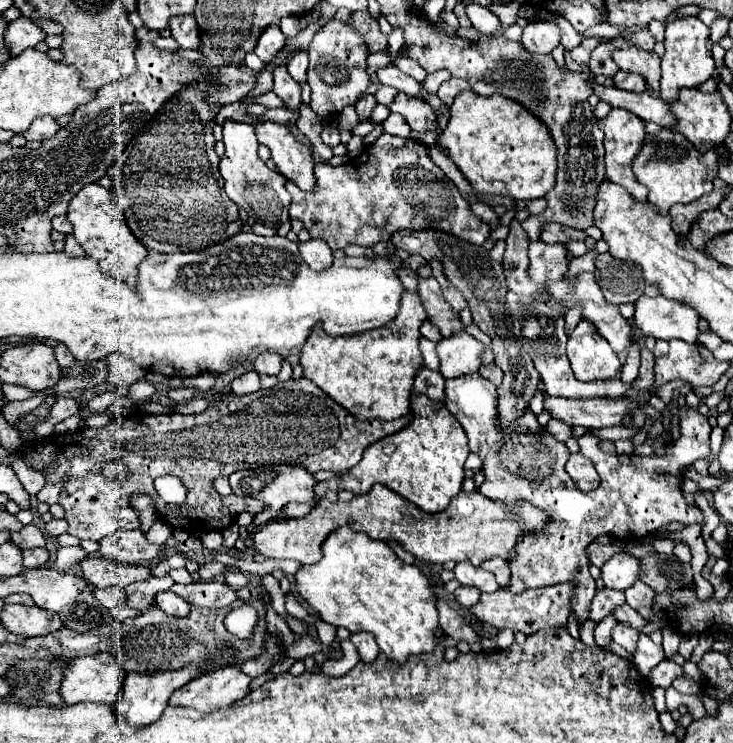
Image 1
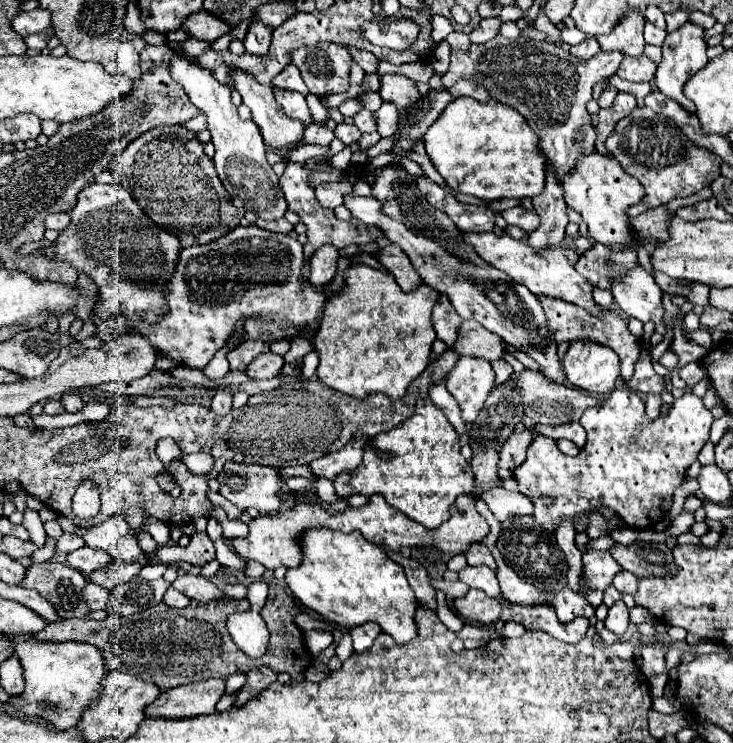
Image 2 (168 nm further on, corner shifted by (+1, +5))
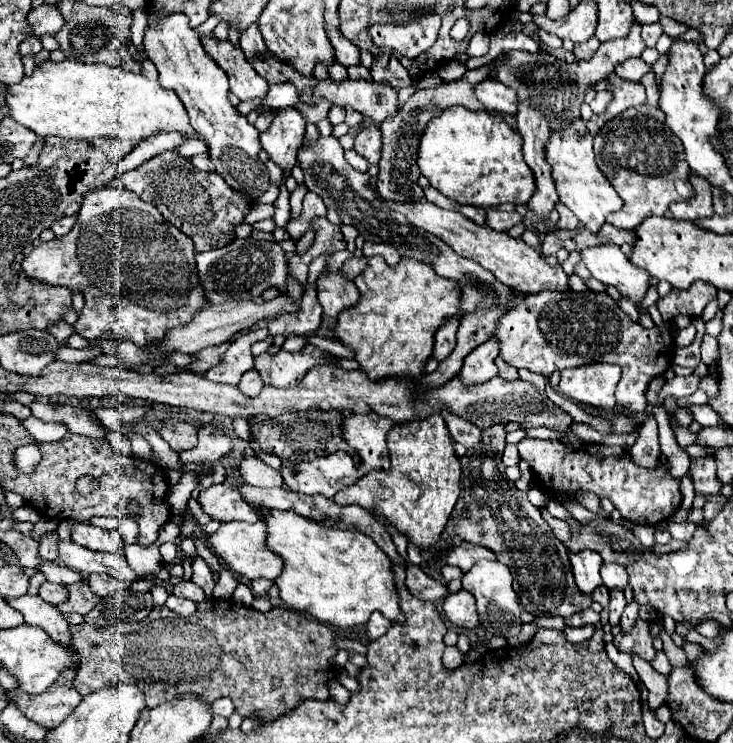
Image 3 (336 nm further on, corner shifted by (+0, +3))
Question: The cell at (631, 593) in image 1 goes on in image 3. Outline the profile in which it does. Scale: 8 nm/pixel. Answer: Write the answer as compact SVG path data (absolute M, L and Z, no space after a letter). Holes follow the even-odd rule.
M604 562L604 564L602 564L602 570L600 570L600 574L602 574L602 582L604 582L608 588L614 588L614 586L618 586L618 588L624 588L624 586L628 584L626 570L624 570L624 566L620 566L620 564Z

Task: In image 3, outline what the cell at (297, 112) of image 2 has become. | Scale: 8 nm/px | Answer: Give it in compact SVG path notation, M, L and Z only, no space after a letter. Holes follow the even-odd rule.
M286 108L280 110L272 126L260 134L262 148L270 154L270 160L282 168L284 180L290 176L296 164L294 152L298 152L298 144L302 142L304 132L306 132L304 116L294 108Z

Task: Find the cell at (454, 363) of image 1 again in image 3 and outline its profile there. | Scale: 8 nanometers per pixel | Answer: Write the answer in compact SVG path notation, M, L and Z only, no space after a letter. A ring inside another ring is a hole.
M696 280L688 290L680 292L680 294L668 294L666 298L658 300L658 310L664 318L664 326L654 326L650 330L638 326L636 322L632 322L618 306L618 302L614 302L608 294L604 292L550 292L550 290L542 290L538 294L530 294L526 296L526 300L522 304L518 304L518 308L512 308L506 316L502 316L502 320L498 322L498 332L494 332L500 340L500 356L514 368L526 368L530 372L542 374L542 376L550 376L552 372L562 372L566 368L576 368L582 364L594 364L594 362L610 362L610 364L618 364L622 368L622 378L616 387L615 399L616 406L620 410L626 410L626 414L638 414L644 412L648 402L646 402L646 390L648 384L656 378L662 376L670 366L672 366L672 350L674 350L674 330L672 330L672 320L676 316L690 316L690 318L698 318L702 314L702 310L706 308L706 304L716 296L716 288L712 284L706 284L704 280Z

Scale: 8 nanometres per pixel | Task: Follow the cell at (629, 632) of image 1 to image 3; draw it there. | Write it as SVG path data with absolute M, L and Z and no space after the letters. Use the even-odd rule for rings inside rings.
M612 588L612 590L610 590L610 624L612 624L612 626L616 626L616 624L620 622L620 616L622 616L624 606L626 606L624 592Z

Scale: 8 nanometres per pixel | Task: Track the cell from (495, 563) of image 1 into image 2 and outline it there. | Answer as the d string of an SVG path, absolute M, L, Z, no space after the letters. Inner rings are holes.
M477 544L473 546L473 550L469 550L467 556L467 564L469 566L489 566L493 570L497 570L497 564L495 564L495 558L491 556L489 548L485 544Z

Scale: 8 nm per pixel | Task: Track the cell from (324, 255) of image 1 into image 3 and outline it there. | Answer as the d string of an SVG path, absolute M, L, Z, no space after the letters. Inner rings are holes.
M348 250L335 252L328 260L326 268L322 270L322 274L318 276L317 298L322 304L324 314L328 314L330 318L336 318L340 312L358 304L358 298L360 298L358 288L354 286L354 282L348 282L340 272L344 262L350 258L352 258L352 252Z

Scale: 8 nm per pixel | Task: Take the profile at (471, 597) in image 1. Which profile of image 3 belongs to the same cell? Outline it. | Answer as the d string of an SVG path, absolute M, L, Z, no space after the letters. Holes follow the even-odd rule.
M414 564L406 566L406 588L414 598L430 600L430 602L436 602L448 594L448 588L444 584L432 580Z

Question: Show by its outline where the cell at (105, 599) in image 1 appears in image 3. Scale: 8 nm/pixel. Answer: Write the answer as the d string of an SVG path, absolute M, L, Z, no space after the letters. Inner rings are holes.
M86 582L66 586L66 590L68 590L68 598L56 606L62 614L66 614L66 612L88 614L100 602L100 598L96 594L92 594L92 590Z

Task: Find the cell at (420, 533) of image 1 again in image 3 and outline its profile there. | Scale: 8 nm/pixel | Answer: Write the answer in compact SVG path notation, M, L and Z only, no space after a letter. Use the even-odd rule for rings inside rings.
M258 520L254 524L248 524L248 522L220 524L218 532L214 532L206 538L206 546L214 548L214 554L218 558L222 558L224 564L228 566L228 570L234 572L236 576L242 576L248 580L256 580L256 578L274 580L278 576L278 572L282 572L282 562L278 560L278 556L274 556L274 552L266 550L266 524L262 524L262 520Z

